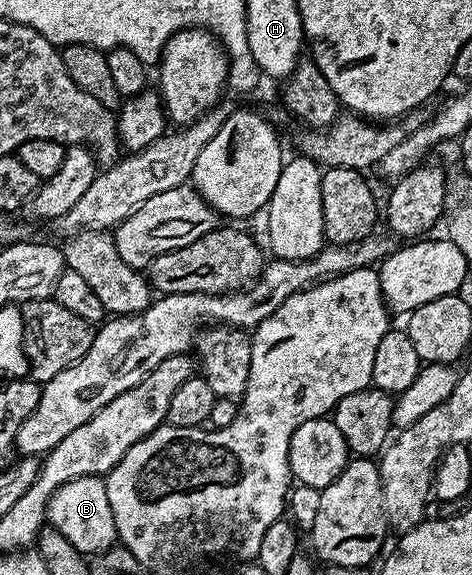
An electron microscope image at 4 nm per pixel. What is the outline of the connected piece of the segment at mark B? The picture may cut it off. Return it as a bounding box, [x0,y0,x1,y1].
[47,475,116,557]

